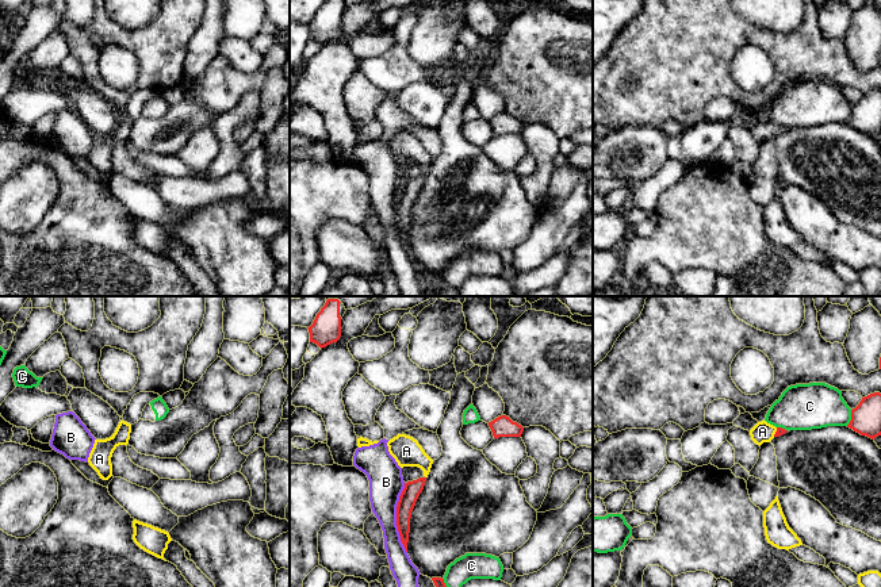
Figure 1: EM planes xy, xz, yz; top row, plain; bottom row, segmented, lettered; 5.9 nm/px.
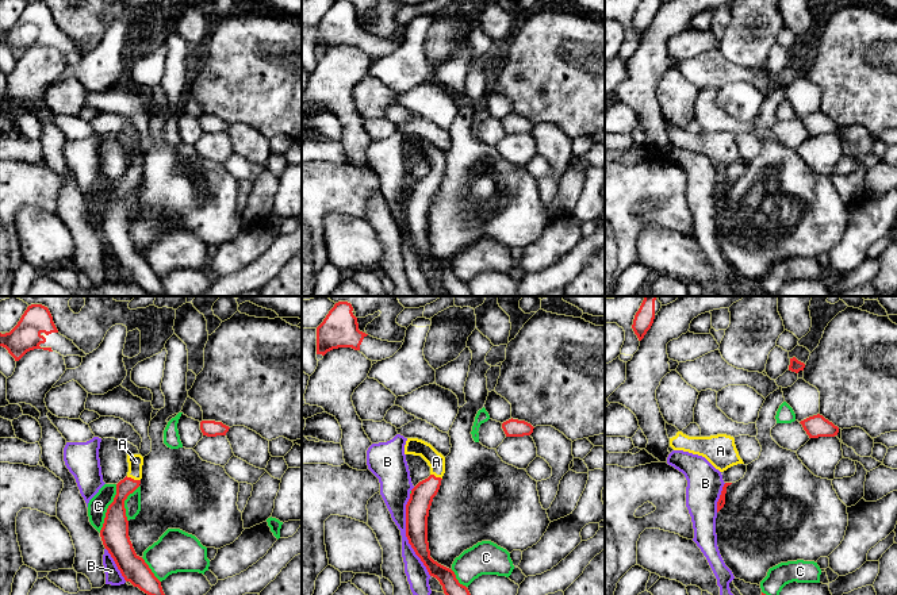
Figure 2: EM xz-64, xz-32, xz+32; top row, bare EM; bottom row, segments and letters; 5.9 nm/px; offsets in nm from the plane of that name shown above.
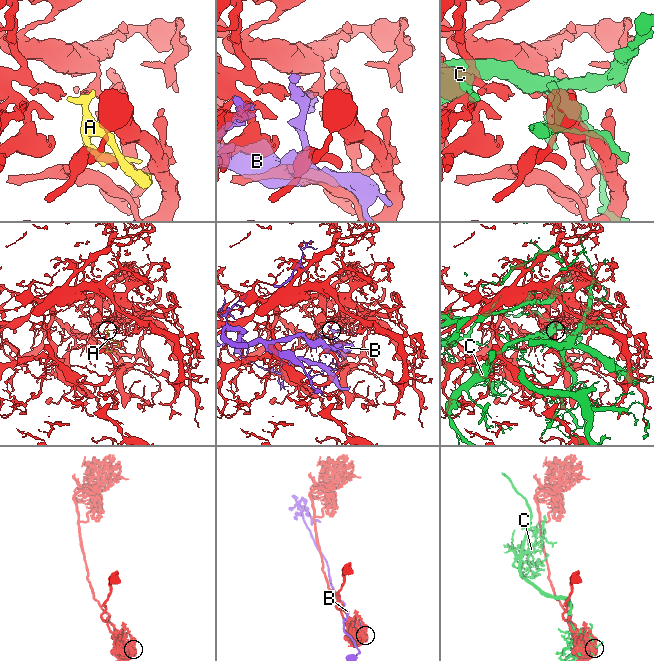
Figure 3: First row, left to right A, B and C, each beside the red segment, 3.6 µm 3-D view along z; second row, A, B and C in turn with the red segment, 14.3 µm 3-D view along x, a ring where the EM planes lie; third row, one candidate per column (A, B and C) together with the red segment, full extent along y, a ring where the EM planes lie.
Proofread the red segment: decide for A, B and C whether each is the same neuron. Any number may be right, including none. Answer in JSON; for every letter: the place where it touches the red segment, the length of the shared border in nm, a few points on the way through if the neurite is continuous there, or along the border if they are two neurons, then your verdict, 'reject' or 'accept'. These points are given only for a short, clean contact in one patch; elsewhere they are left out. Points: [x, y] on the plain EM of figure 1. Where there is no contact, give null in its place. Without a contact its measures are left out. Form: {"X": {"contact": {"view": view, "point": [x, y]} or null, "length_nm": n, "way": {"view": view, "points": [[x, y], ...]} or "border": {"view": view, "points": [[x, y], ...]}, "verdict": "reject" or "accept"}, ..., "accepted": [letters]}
{"A": {"contact": {"view": "yz", "point": [776, 129]}, "length_nm": 60, "way": {"view": "yz", "points": [[780, 127], [776, 129], [762, 129]]}, "verdict": "accept"}, "B": {"contact": {"view": "xz", "point": [397, 215]}, "length_nm": 420, "verdict": "reject"}, "C": {"contact": {"view": "yz", "point": [851, 115]}, "length_nm": 100, "verdict": "reject"}, "accepted": ["A"]}

